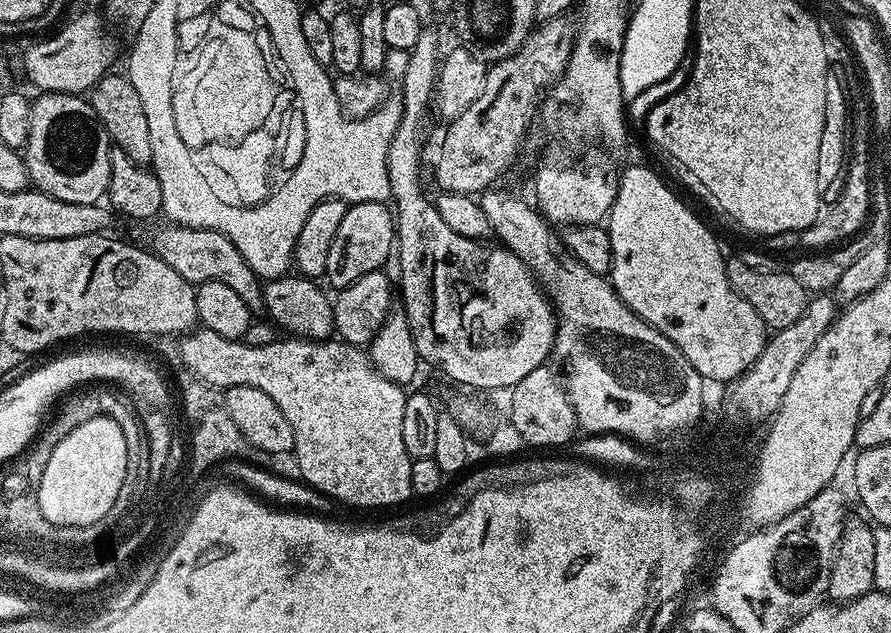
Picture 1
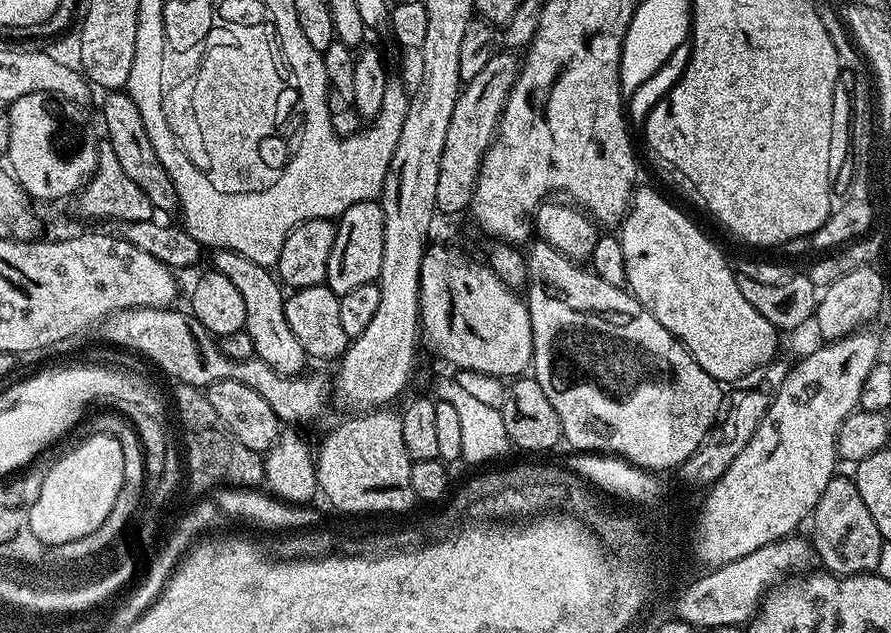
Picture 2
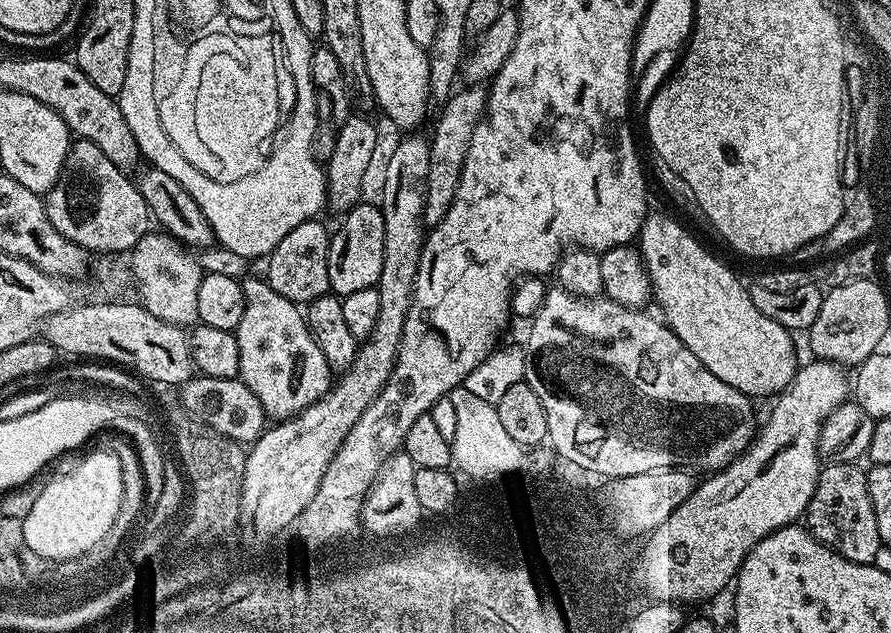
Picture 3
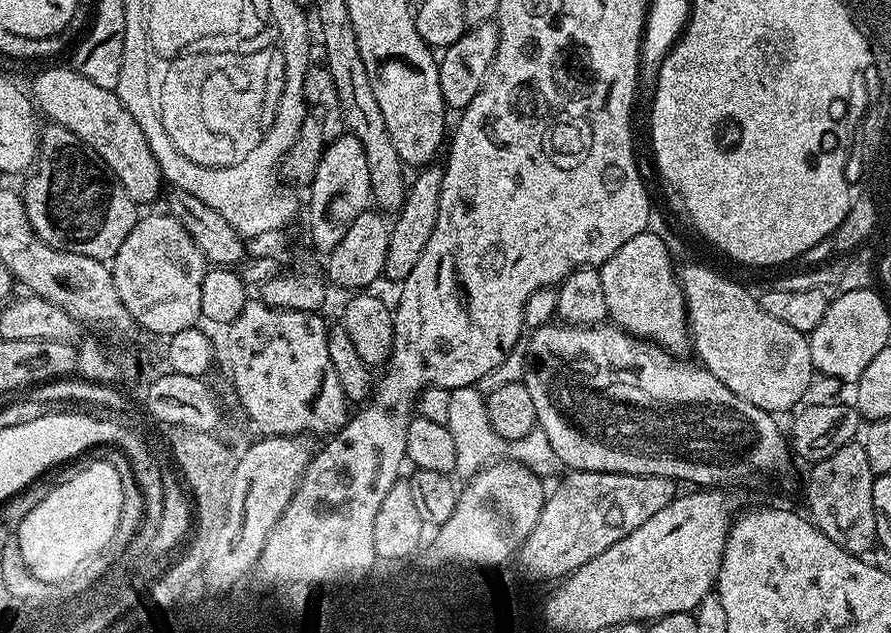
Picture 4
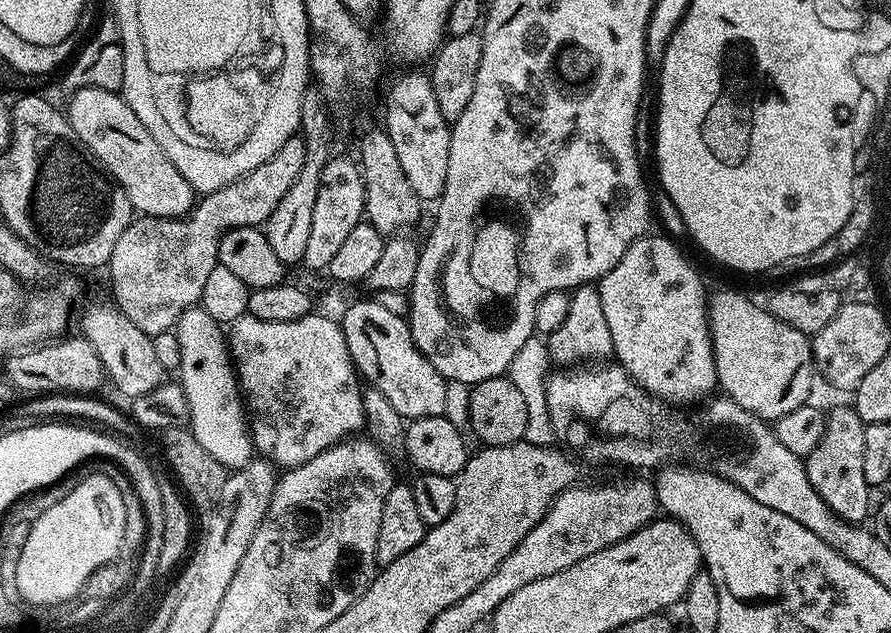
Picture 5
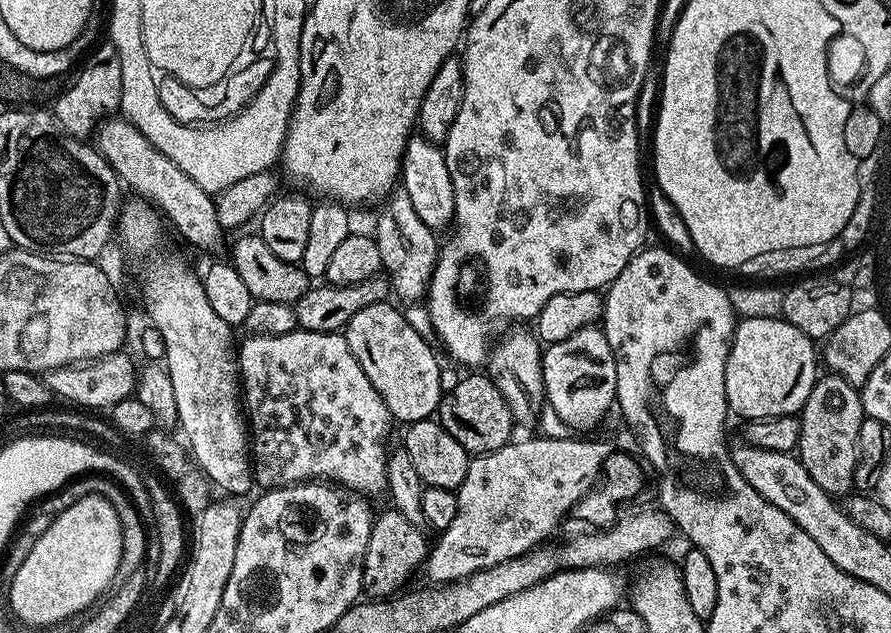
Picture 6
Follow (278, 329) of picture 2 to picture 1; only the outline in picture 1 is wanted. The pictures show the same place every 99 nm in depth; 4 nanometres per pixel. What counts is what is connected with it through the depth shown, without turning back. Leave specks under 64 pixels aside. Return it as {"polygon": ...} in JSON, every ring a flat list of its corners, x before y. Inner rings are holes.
{"polygon":[[164,222,152,236,150,251,158,258,162,258,166,266,174,266,174,270,178,270,178,274,182,274,182,278,186,278,186,282,190,282,193,286,205,284,207,280,226,282,226,286,231,286,242,297,242,302,246,302,248,308,256,310,261,307,261,281,255,270,246,262,246,258,238,254,238,246,234,246,234,242,226,238,226,234]]}

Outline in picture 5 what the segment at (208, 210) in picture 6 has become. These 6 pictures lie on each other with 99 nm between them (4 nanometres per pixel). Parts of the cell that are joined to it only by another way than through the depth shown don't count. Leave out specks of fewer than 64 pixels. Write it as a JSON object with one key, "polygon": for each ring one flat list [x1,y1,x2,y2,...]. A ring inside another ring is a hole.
{"polygon":[[80,88,71,93,66,115,68,125,80,141,100,159,101,166,115,178,133,209,141,216,178,219,187,216,197,205,196,189,178,174,178,166,170,162,160,141,130,110,120,92,101,88]]}

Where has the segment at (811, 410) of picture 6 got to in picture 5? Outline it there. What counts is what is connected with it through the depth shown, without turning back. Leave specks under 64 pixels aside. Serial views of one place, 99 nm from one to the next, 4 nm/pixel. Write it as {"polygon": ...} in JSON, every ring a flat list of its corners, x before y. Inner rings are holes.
{"polygon":[[855,407,836,408,832,413,829,411,818,446,814,446,814,450,804,460,810,486,818,490,829,513,845,524,863,525,867,516,869,519,870,509,873,507,872,496,868,493,871,492,870,485,866,482,866,473,862,467,864,425,864,419,857,414]]}

